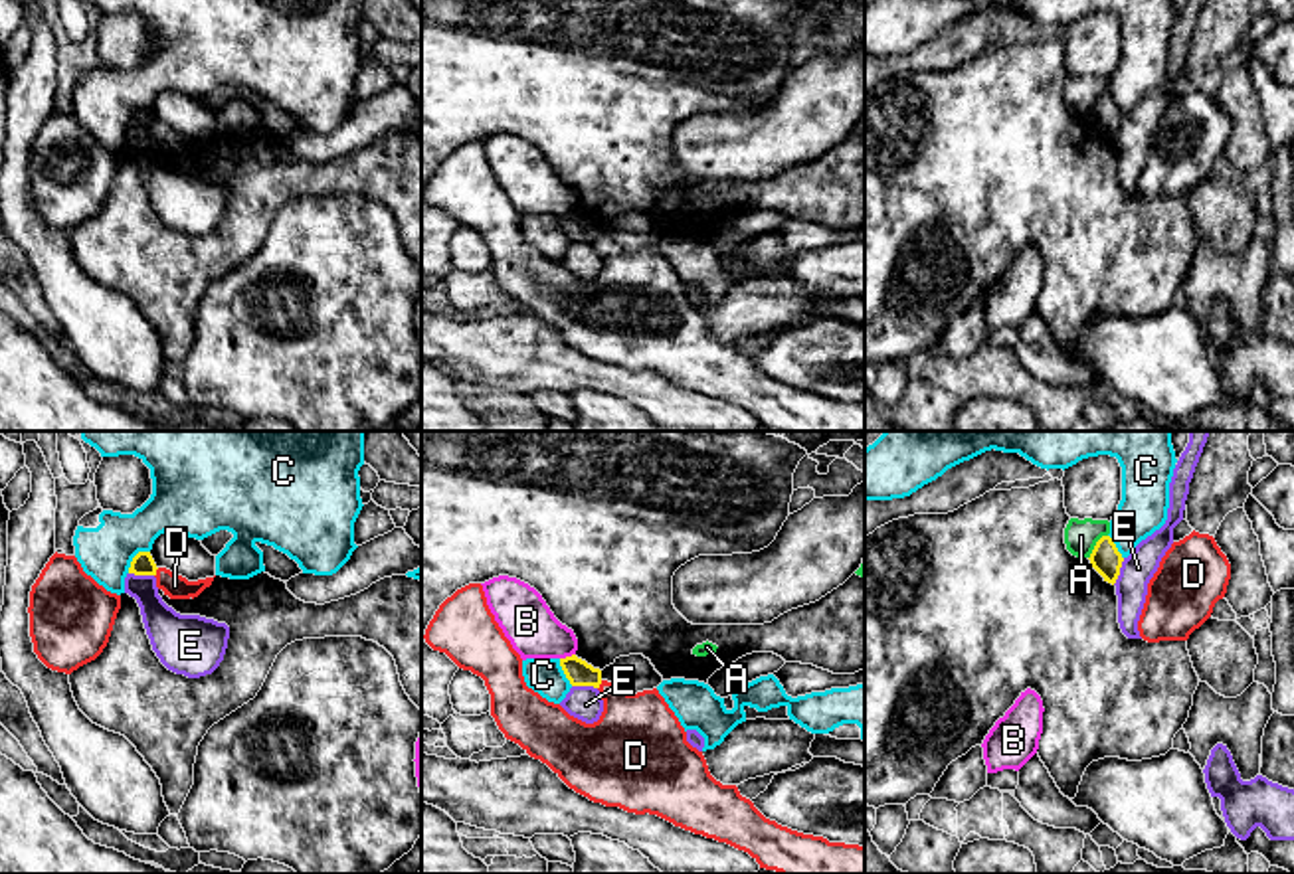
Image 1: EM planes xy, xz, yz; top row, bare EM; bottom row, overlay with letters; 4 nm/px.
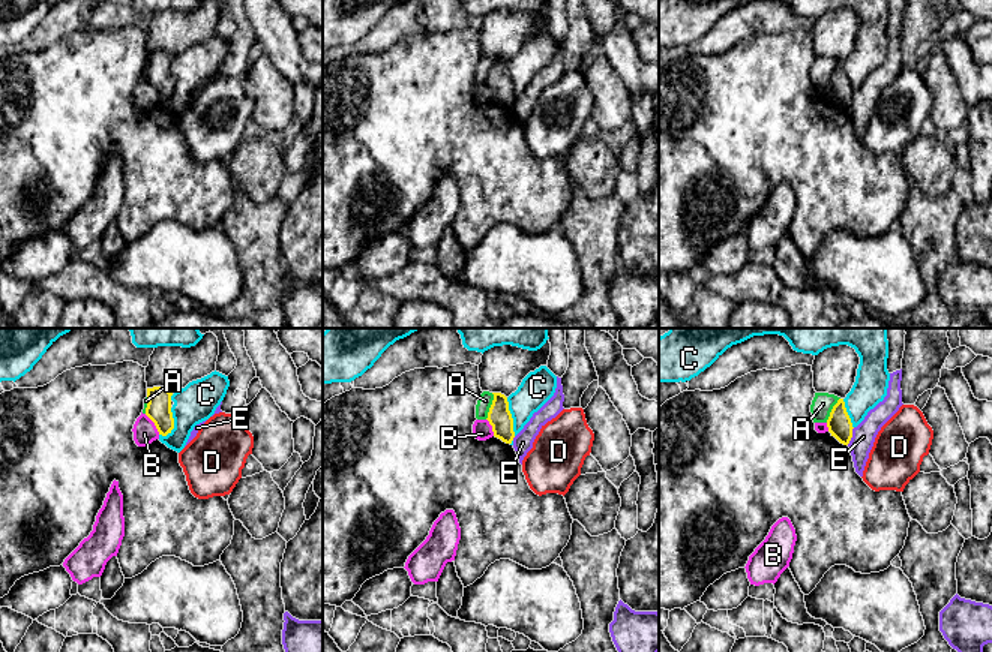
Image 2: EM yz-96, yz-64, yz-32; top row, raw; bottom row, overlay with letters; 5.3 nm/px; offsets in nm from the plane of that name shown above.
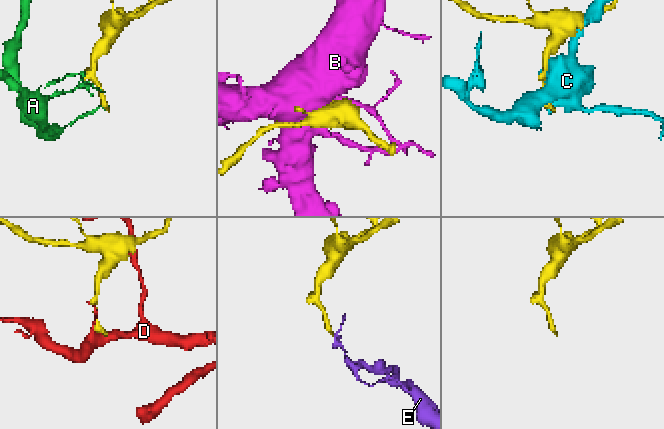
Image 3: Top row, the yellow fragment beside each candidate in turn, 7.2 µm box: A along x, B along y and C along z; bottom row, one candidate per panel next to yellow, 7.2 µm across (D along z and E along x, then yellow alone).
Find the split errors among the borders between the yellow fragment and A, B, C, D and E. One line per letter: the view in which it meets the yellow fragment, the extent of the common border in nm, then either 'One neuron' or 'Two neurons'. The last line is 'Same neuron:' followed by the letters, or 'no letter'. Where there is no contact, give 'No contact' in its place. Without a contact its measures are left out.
A: Touches yellow in yz. Shared border 130 nm. Two neurons
B: Touches yellow in xz. Shared border 70 nm. Two neurons
C: Touches yellow in xy. Shared border 130 nm. Two neurons
D: Touches yellow in xy. Shared border 40 nm. Two neurons
E: Touches yellow in yz. Shared border 120 nm. Two neurons
Same neuron: no letter

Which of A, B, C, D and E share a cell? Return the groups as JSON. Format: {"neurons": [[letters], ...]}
{"neurons": [["A"], ["B"], ["C"], ["D"], ["E"]]}

